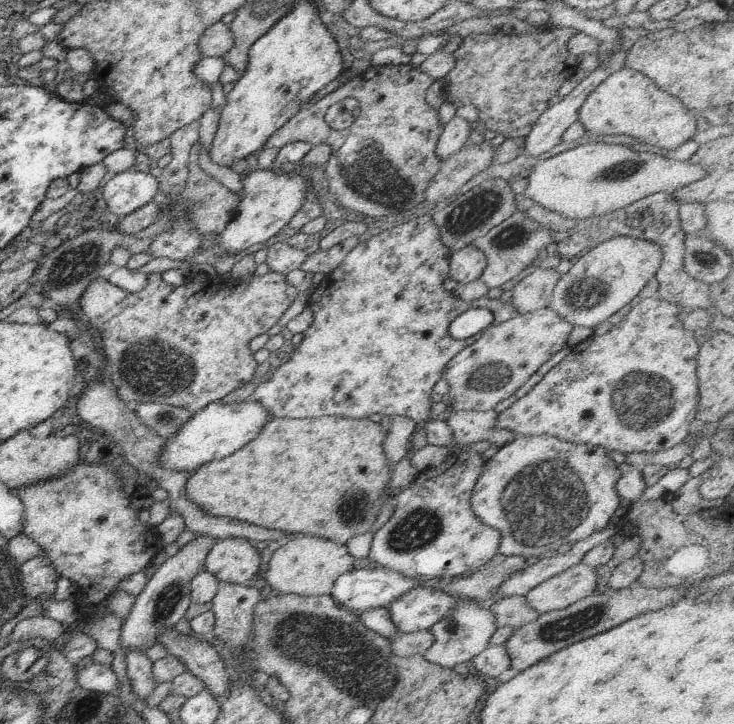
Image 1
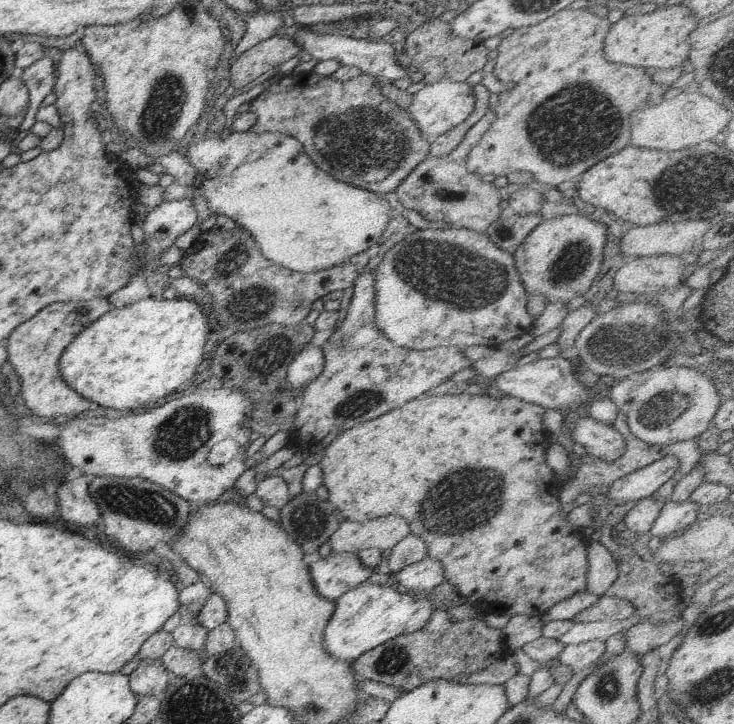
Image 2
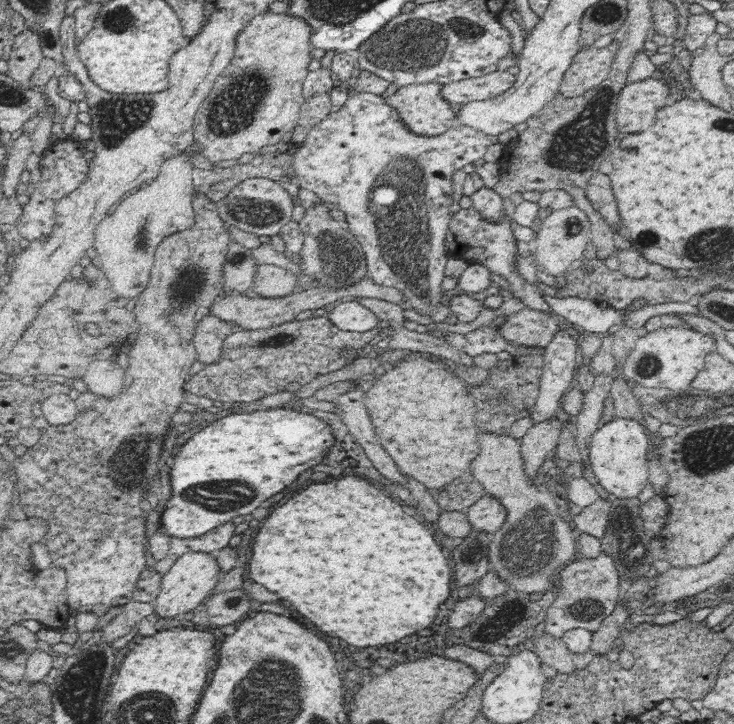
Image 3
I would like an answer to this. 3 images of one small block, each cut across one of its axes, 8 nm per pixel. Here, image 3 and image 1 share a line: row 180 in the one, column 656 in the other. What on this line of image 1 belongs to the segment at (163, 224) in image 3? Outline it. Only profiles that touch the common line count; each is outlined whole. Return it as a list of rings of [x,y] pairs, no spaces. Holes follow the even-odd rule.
[[[594,141],[580,144],[555,156],[540,160],[528,173],[525,196],[548,210],[556,210],[566,218],[598,218],[630,206],[634,201],[654,193],[669,195],[677,188],[704,178],[707,172],[692,161],[679,161],[662,153],[645,151],[624,144]]]

